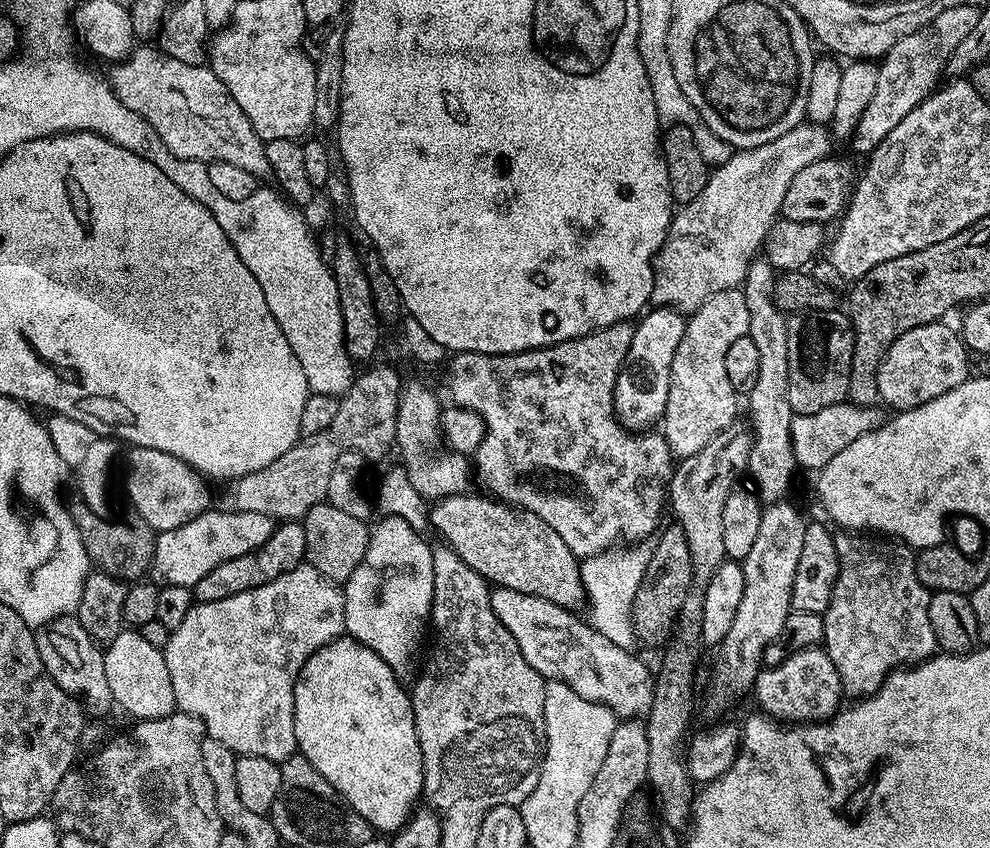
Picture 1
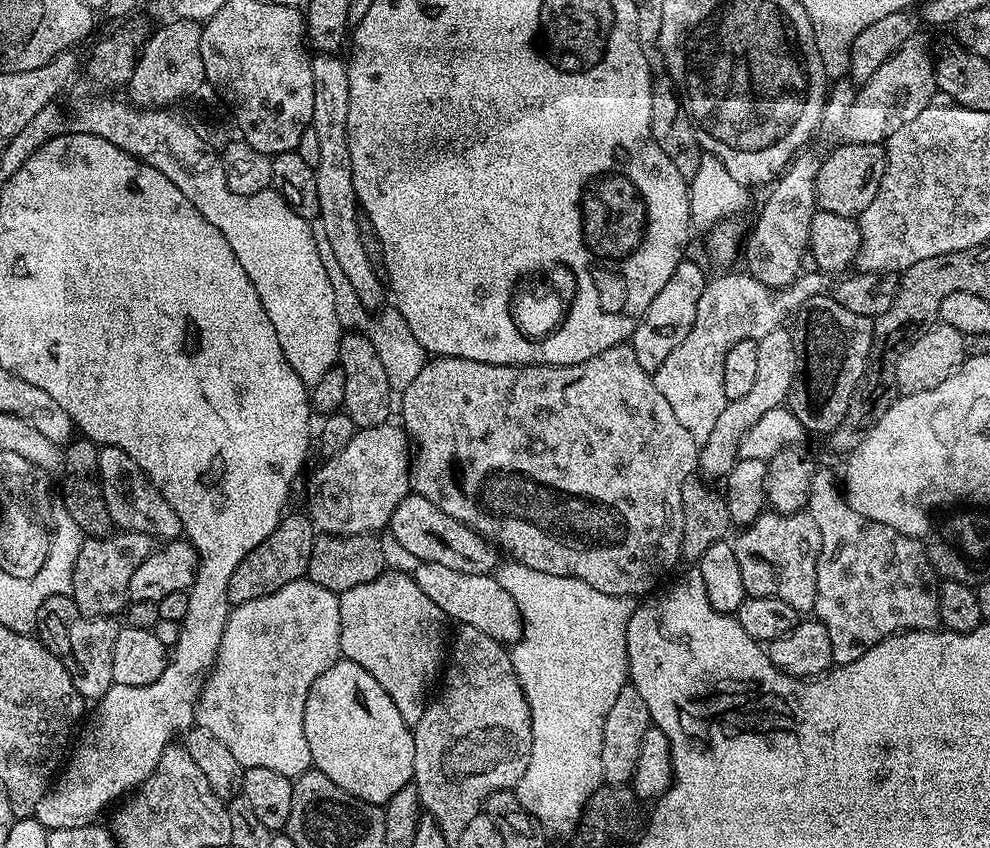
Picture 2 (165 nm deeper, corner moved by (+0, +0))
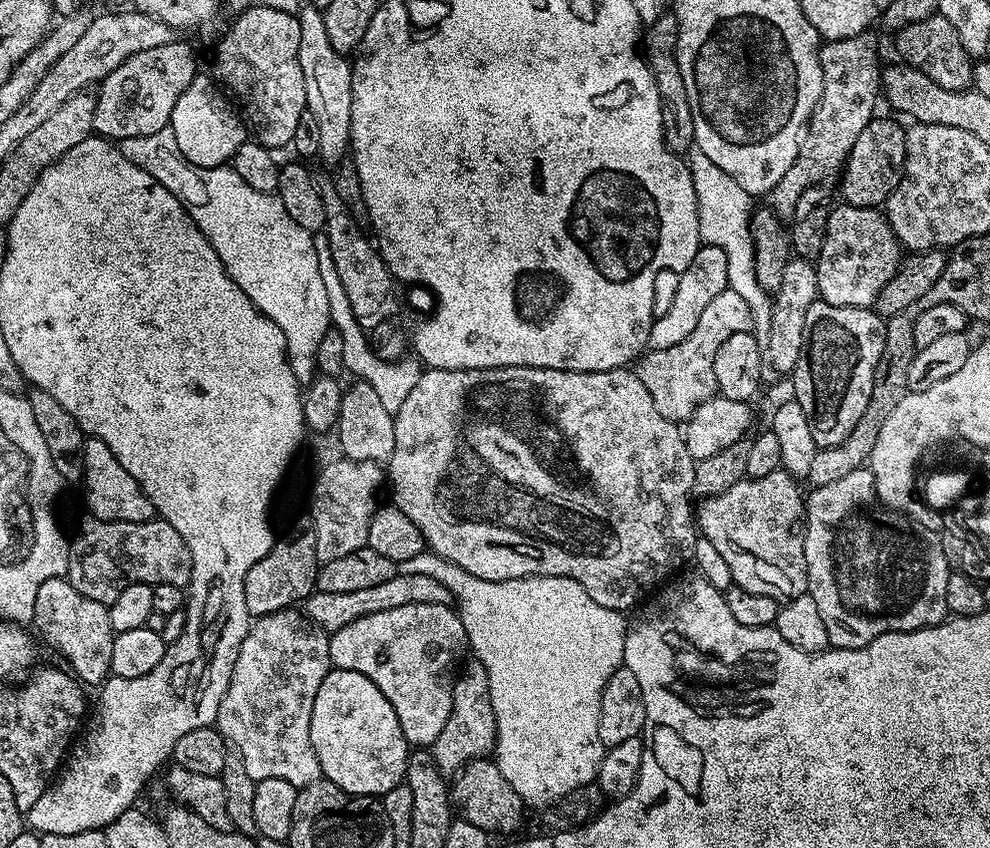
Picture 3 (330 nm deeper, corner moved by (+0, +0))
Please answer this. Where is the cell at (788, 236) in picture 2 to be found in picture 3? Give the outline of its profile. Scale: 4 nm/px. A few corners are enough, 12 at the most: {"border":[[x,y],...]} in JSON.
{"border":[[871,31],[821,43],[822,94],[770,207],[843,169],[877,115]]}

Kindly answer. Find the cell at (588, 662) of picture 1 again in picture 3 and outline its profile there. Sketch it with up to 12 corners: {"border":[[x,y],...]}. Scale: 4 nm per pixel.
{"border":[[397,571],[390,582],[326,594],[302,612],[331,634],[366,614],[407,604],[448,604],[442,582]]}

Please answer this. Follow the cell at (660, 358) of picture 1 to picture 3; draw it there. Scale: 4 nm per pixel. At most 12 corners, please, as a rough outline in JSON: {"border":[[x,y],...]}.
{"border":[[701,243],[652,321],[649,349],[678,346],[728,288],[726,254]]}

